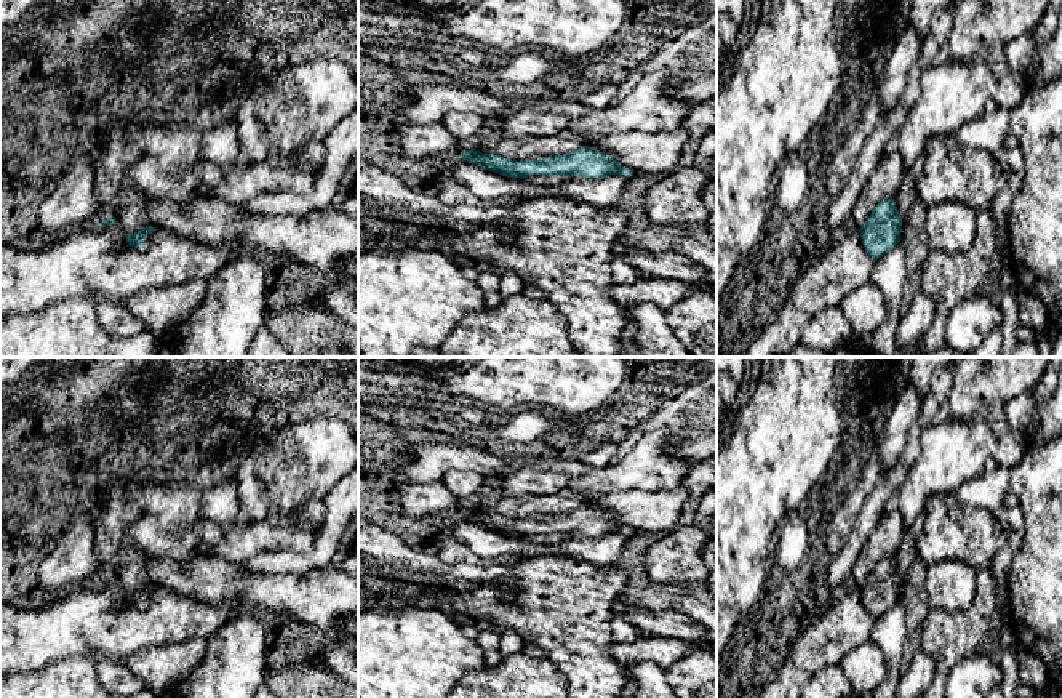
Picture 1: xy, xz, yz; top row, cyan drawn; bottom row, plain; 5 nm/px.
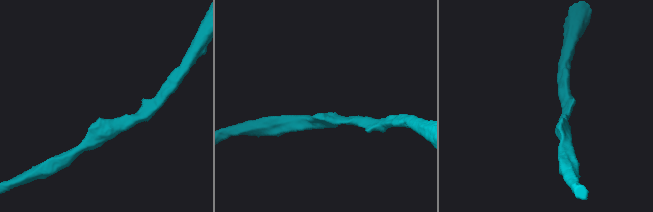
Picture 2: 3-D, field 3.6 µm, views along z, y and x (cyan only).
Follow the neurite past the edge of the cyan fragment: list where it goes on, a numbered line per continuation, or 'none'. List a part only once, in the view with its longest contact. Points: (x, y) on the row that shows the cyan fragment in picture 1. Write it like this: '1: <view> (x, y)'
none

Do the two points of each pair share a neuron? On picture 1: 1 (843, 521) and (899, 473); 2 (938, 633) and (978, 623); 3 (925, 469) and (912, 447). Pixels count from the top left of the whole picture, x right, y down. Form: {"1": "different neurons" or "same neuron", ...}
{"1": "different neurons", "2": "same neuron", "3": "different neurons"}

